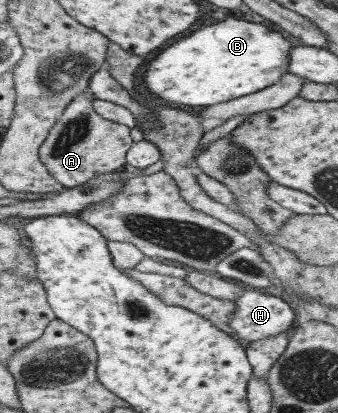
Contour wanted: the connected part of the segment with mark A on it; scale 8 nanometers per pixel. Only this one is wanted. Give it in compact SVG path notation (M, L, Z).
M88 90L73 97L38 147L39 161L63 188L72 188L97 174L119 172L126 164L126 153L132 144L129 128L93 112L93 100Z

